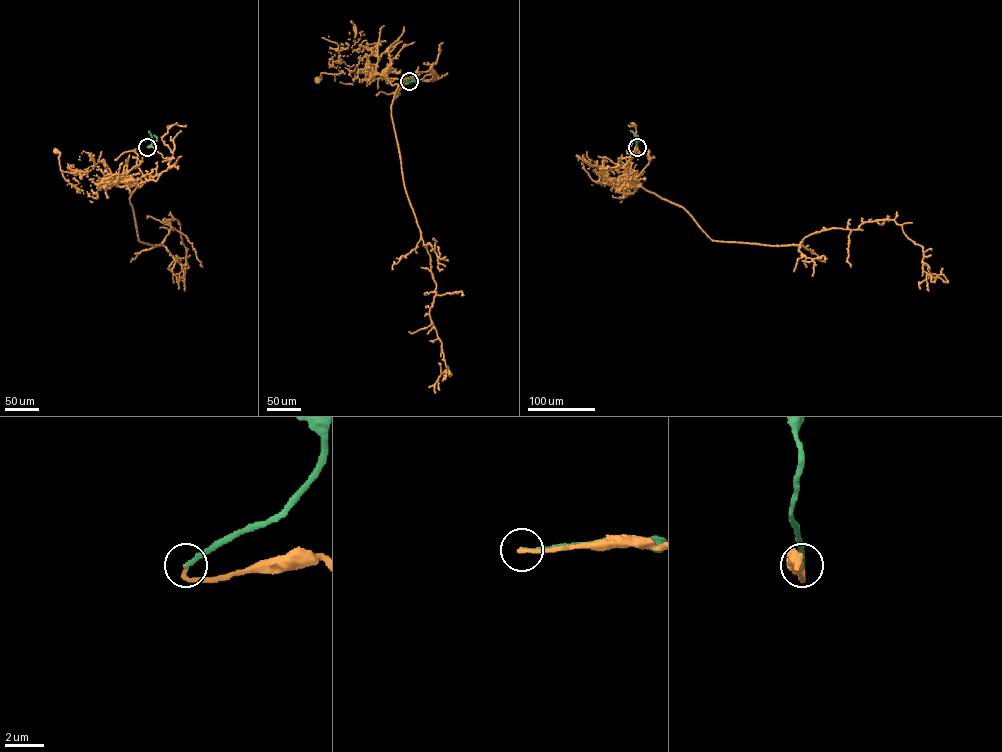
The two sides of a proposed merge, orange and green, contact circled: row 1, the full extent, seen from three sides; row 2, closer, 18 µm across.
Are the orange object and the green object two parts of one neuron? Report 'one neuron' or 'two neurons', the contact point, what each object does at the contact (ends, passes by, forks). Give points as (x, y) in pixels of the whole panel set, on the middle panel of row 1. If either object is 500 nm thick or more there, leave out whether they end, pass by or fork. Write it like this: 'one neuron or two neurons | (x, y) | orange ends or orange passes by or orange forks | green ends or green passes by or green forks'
one neuron | (409, 81) | orange ends | green ends

